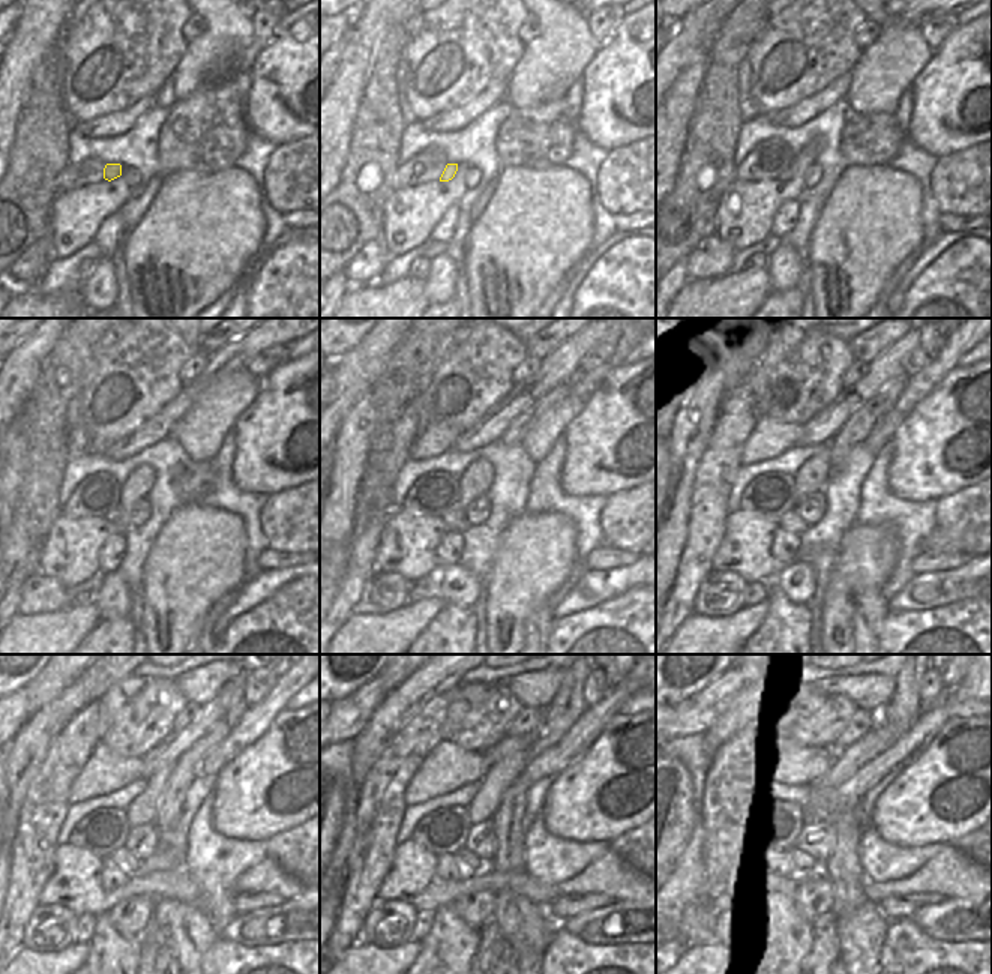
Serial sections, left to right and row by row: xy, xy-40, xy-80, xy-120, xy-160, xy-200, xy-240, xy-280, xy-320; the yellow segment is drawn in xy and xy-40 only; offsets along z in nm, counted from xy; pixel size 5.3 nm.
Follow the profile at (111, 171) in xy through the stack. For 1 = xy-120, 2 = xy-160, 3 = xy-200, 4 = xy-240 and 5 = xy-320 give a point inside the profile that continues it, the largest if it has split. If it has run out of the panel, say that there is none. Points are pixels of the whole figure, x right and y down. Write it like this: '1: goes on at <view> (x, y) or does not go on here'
1: goes on at xy-120 (114, 515)
2: goes on at xy-160 (455, 521)
3: goes on at xy-200 (791, 521)
4: goes on at xy-240 (122, 857)
5: goes on at xy-320 (809, 862)

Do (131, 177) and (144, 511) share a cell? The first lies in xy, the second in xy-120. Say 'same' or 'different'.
same

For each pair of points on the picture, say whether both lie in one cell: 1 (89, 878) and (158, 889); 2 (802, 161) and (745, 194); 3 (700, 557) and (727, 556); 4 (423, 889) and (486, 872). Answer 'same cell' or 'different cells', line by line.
1: same cell
2: same cell
3: different cells
4: same cell

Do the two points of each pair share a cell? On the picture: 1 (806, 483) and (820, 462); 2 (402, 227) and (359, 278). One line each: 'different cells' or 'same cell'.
1: same cell
2: different cells

